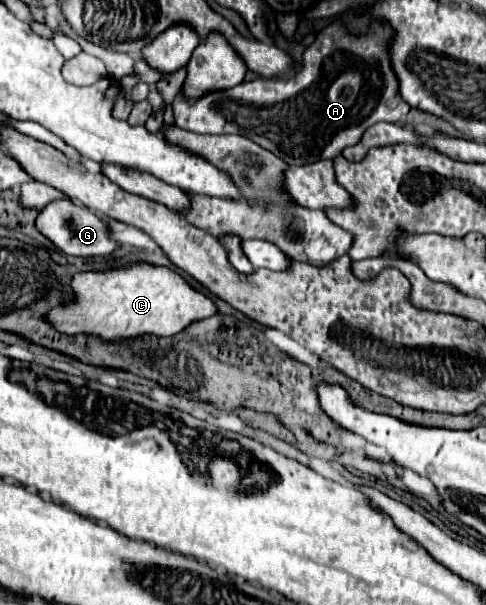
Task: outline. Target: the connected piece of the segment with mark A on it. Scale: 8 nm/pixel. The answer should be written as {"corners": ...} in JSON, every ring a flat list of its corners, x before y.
{"corners":[[339,23,325,27,315,43,305,49,301,69,287,81,281,79,253,79,249,83,241,83,235,89,215,91,201,97,195,103,187,103,183,93,179,93,173,101,173,113,177,127,193,133,205,135,223,135,237,133,253,139,263,149,275,153,287,165,307,165,319,159,335,159,341,155,345,147,355,145,363,131,375,123,399,123,407,113,409,105,399,97,395,75,391,73,387,41,393,31,385,23,375,23,367,37,351,37,345,33]]}

